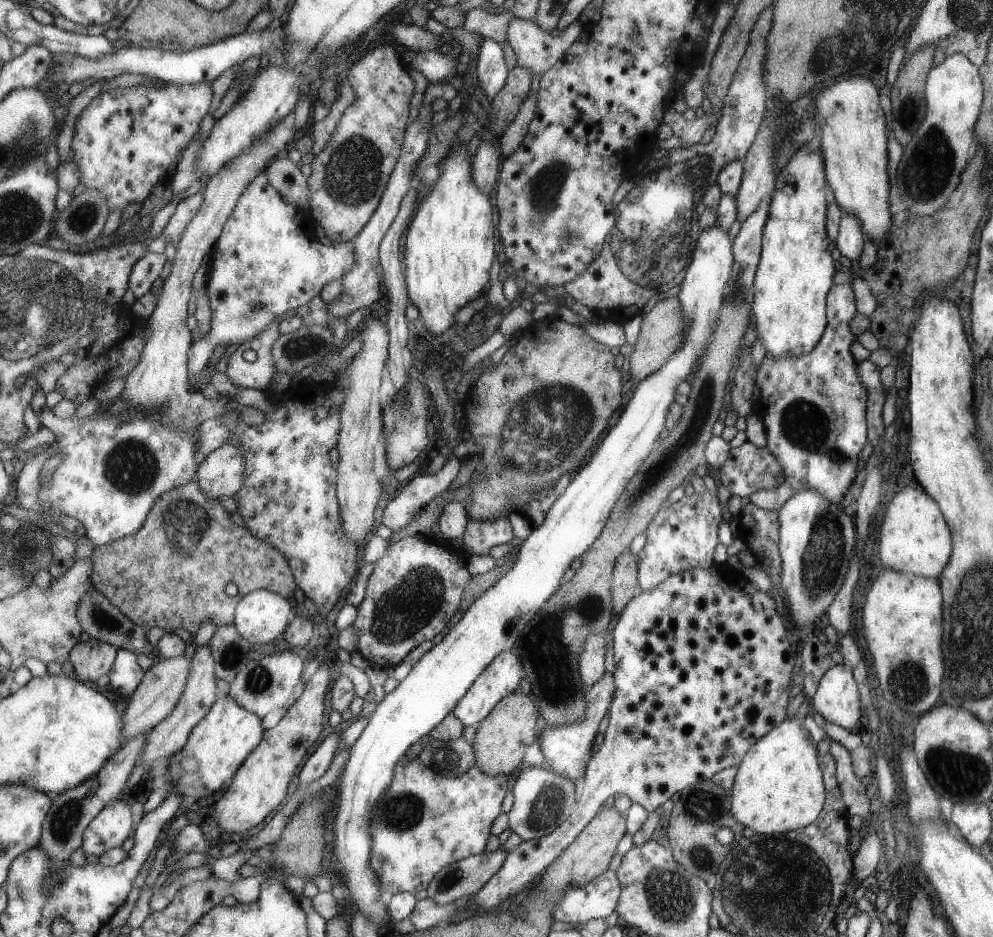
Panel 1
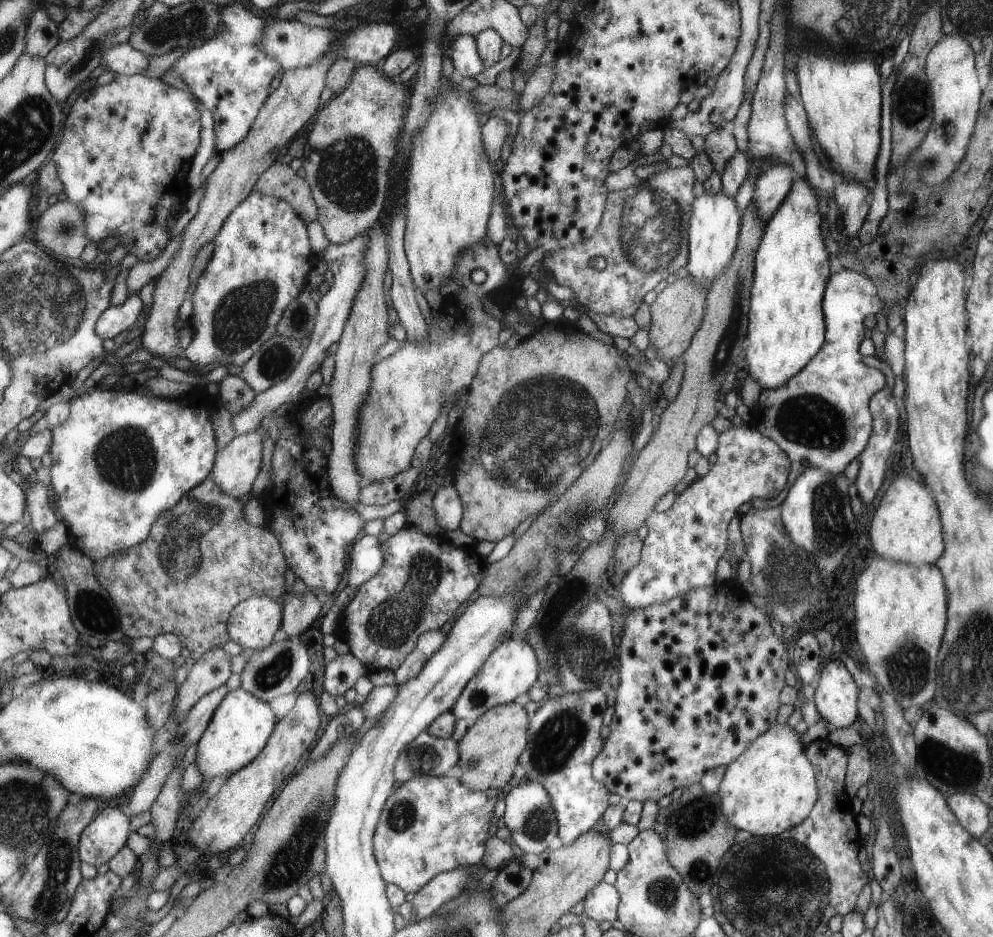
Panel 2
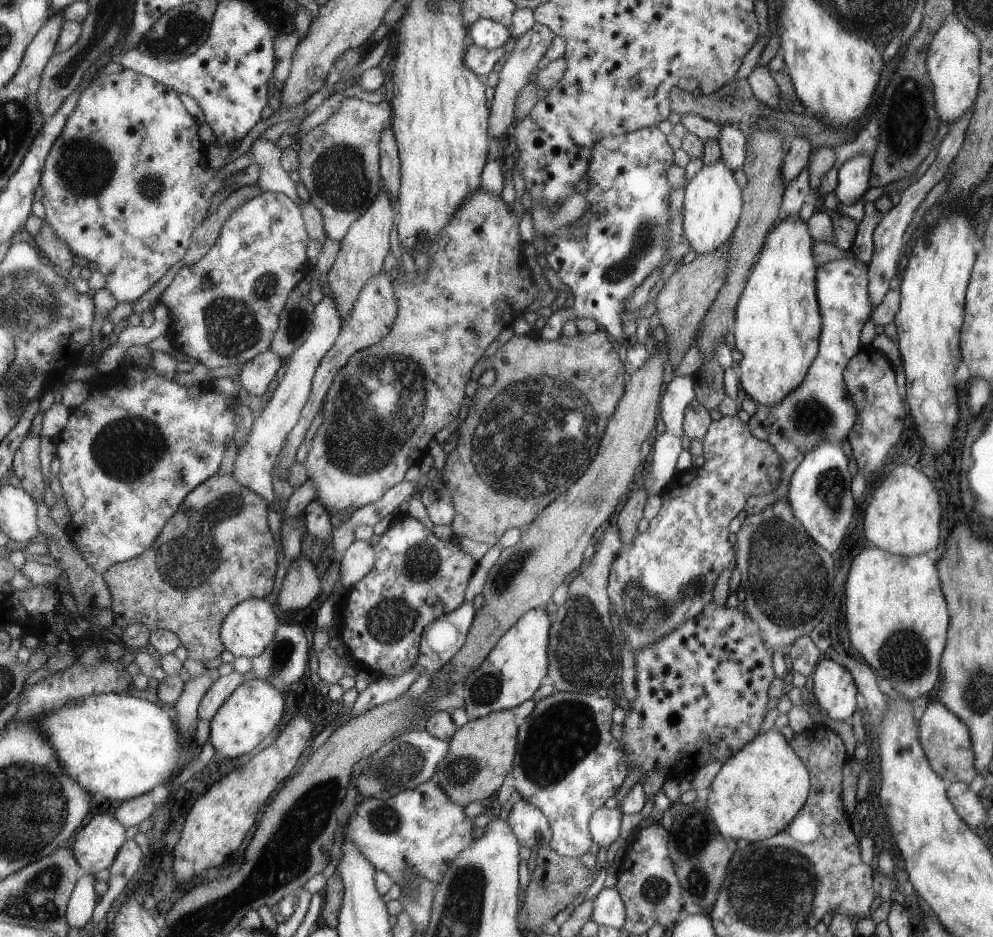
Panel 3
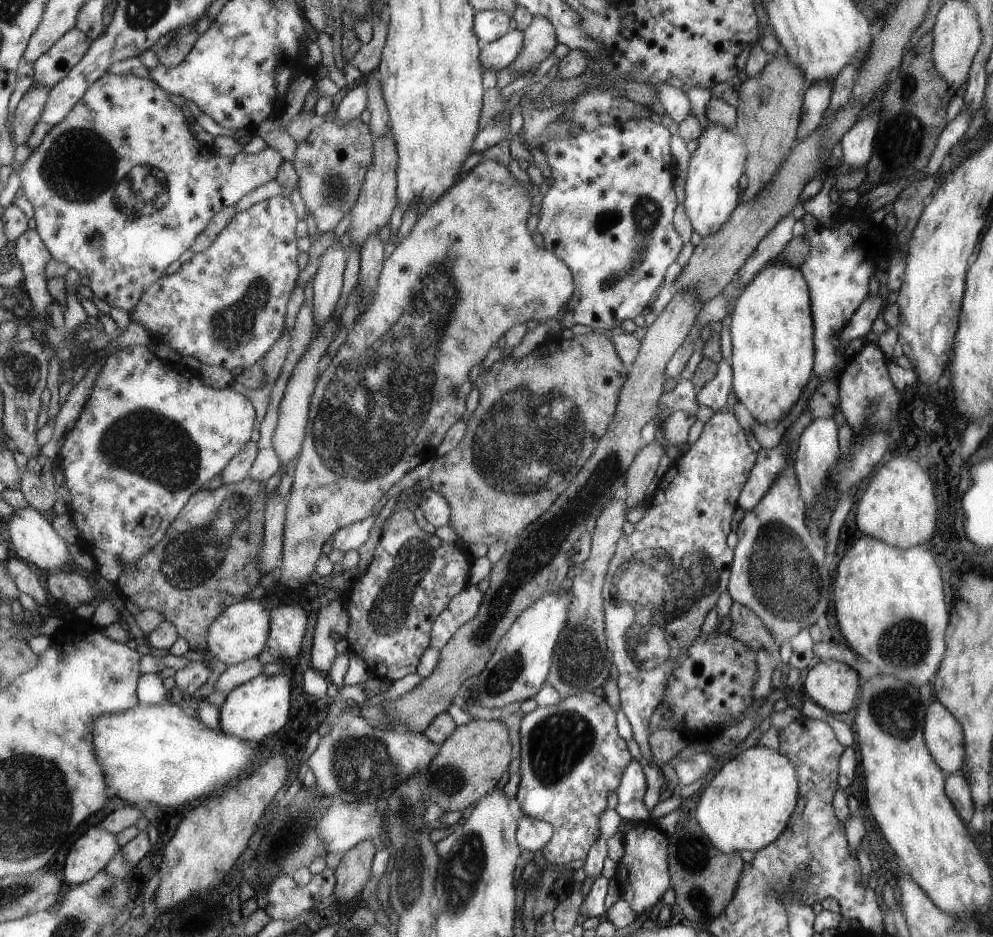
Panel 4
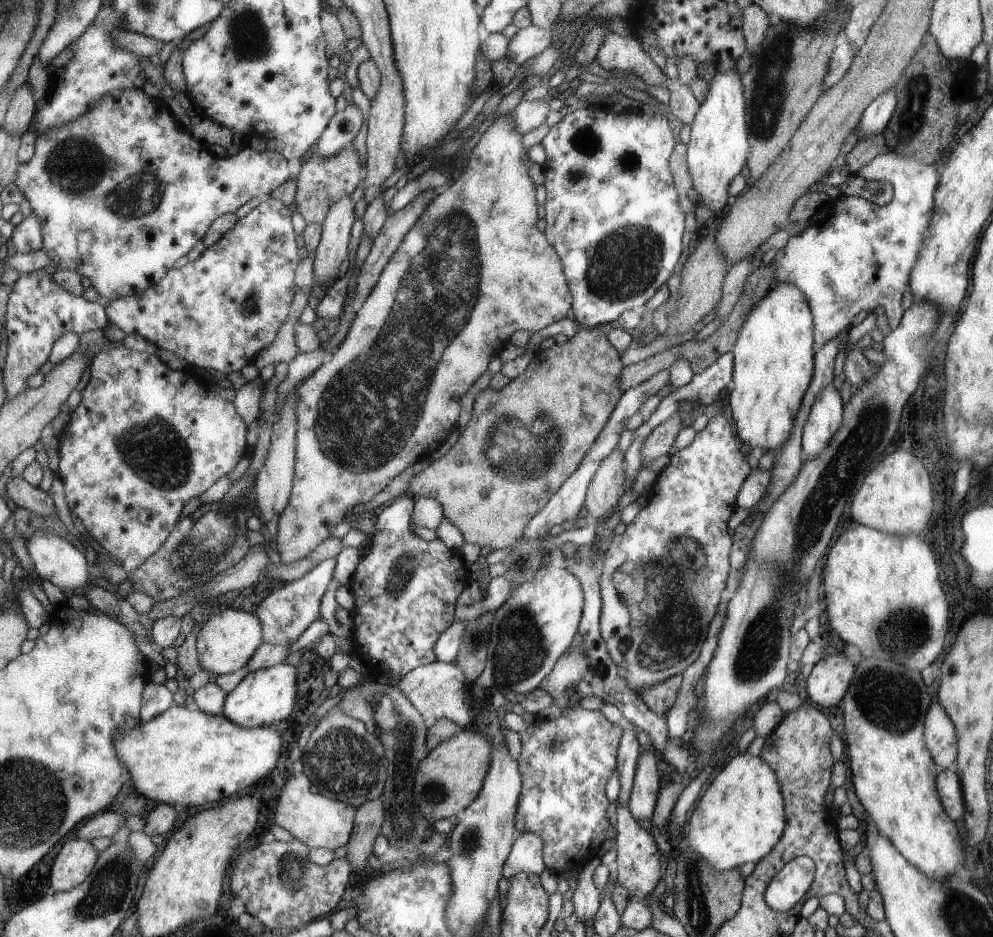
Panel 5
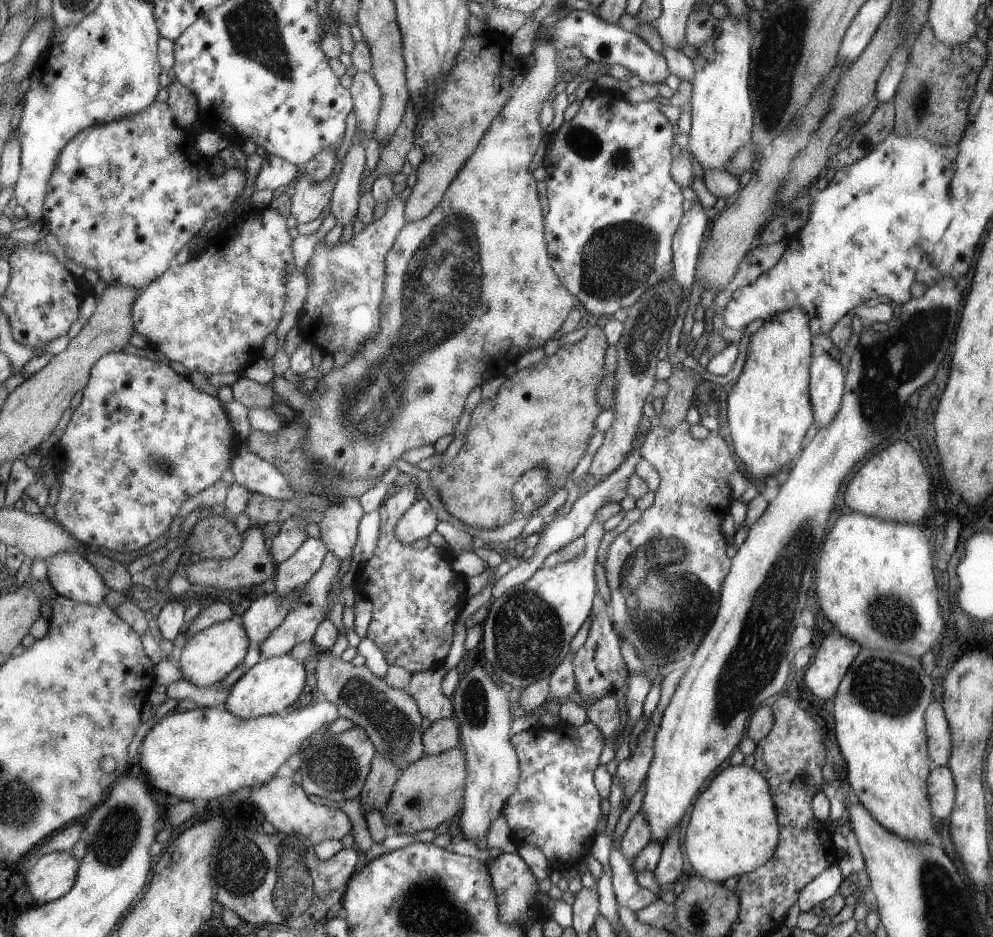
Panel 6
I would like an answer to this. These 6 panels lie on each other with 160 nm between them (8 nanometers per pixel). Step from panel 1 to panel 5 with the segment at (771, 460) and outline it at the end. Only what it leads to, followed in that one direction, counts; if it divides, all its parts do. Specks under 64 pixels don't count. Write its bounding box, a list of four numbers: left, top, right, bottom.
[598,413,749,820]

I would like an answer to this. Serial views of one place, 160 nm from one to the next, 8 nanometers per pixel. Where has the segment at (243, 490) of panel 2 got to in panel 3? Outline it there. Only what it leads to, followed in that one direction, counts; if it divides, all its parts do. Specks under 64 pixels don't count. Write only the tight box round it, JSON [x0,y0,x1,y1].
[232,293,344,504]

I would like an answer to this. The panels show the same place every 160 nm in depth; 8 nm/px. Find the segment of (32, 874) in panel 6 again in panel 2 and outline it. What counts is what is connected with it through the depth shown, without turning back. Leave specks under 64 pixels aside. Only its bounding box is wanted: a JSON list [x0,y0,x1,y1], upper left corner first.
[80,807,131,866]

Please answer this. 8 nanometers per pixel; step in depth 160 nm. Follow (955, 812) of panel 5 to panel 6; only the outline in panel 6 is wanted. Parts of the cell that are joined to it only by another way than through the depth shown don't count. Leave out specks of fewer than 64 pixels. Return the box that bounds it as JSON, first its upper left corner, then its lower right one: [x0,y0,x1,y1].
[927,766,955,820]

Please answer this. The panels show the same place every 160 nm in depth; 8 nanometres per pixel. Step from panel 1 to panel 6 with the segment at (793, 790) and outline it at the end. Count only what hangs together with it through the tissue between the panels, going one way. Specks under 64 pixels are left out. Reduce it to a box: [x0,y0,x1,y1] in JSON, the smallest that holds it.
[683,764,778,883]

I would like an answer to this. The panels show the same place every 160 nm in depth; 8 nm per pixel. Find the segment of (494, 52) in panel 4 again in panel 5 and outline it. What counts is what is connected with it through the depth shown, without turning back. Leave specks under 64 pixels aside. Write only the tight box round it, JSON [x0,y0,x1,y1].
[504,24,552,65]

